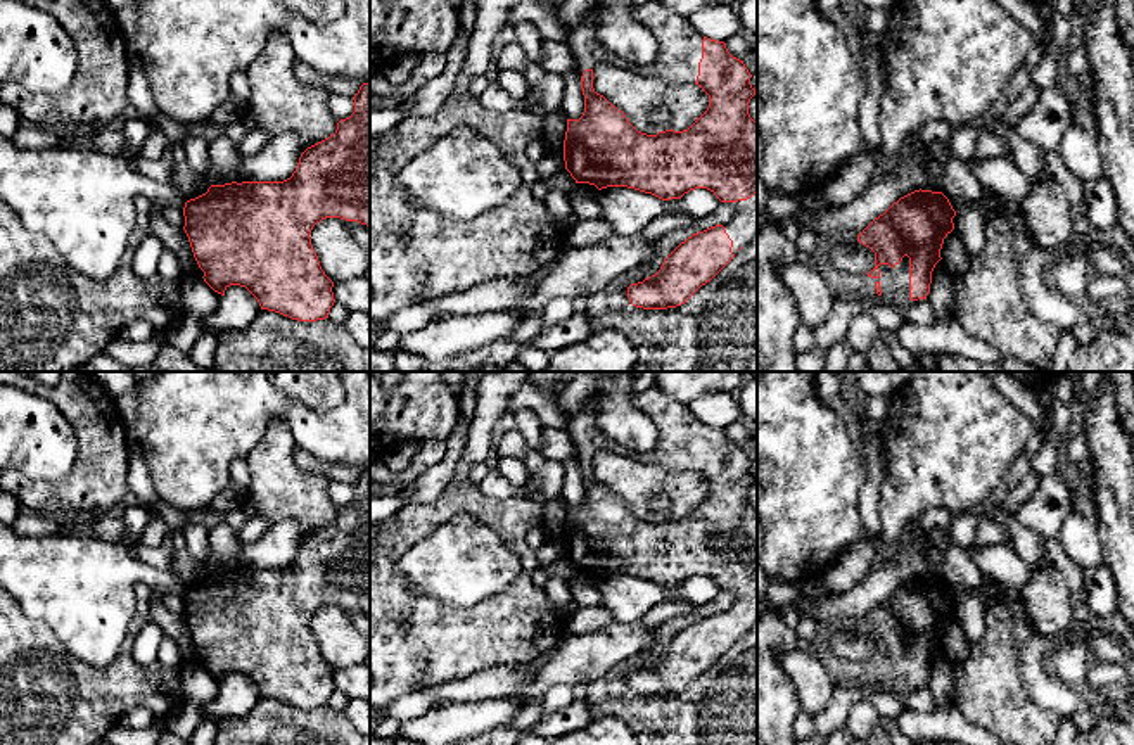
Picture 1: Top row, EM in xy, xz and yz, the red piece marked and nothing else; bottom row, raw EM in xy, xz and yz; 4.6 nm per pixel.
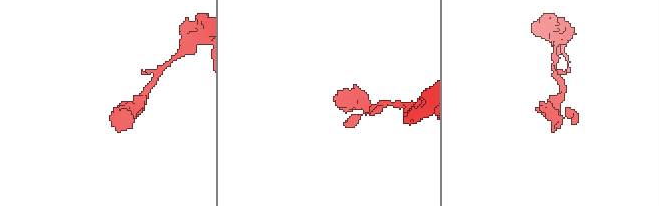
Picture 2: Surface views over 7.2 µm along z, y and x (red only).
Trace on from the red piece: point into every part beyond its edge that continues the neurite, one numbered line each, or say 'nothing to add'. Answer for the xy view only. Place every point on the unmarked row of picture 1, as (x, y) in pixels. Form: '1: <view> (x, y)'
nothing to add

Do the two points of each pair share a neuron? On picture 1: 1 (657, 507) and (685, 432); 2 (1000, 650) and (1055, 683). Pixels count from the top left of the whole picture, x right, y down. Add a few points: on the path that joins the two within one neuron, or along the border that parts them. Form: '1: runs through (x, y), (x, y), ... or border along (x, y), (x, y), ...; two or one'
1: runs through (688, 524), (694, 524), (716, 502), (716, 464); one
2: border along (1012, 623), (1019, 674), (1025, 694), (1032, 700); two

